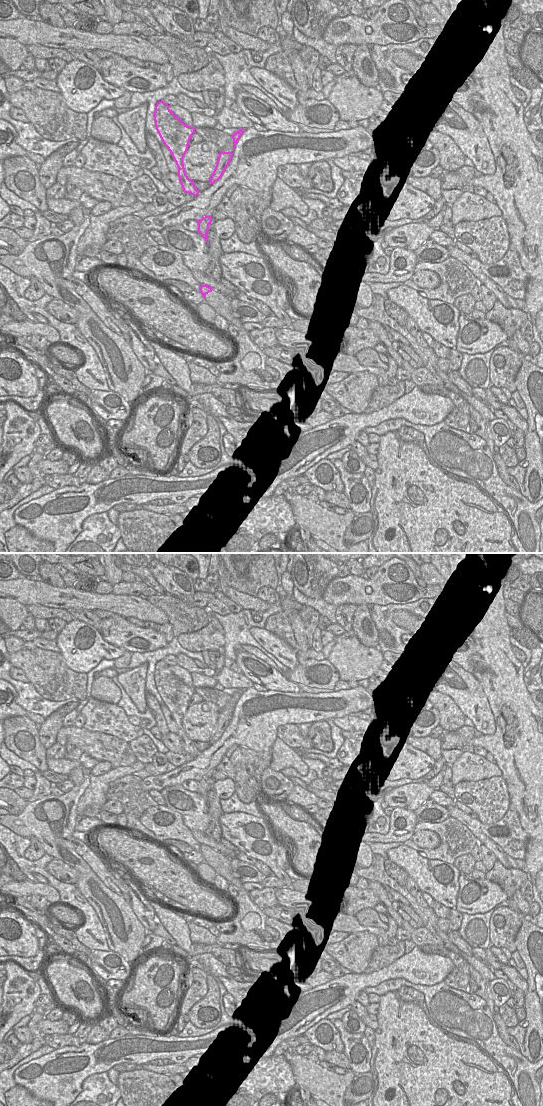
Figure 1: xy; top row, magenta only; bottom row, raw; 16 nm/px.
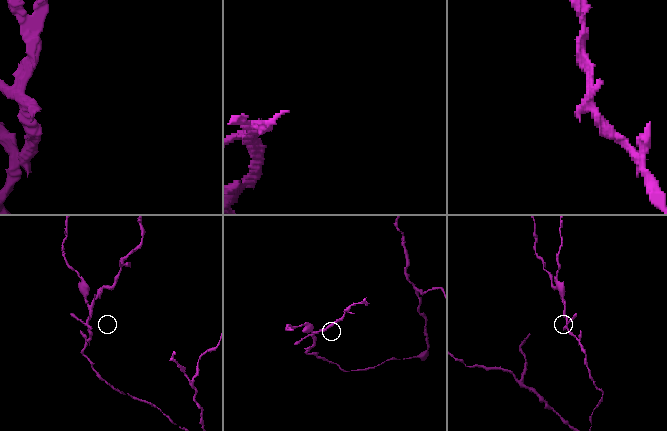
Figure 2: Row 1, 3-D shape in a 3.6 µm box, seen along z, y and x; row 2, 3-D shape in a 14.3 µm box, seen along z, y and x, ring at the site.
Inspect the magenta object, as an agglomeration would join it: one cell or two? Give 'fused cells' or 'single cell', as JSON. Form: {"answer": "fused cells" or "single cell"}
{"answer": "fused cells"}

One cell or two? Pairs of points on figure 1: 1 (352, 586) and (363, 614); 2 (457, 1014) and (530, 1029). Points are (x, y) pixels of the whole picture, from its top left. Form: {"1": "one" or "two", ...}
{"1": "two", "2": "two"}

